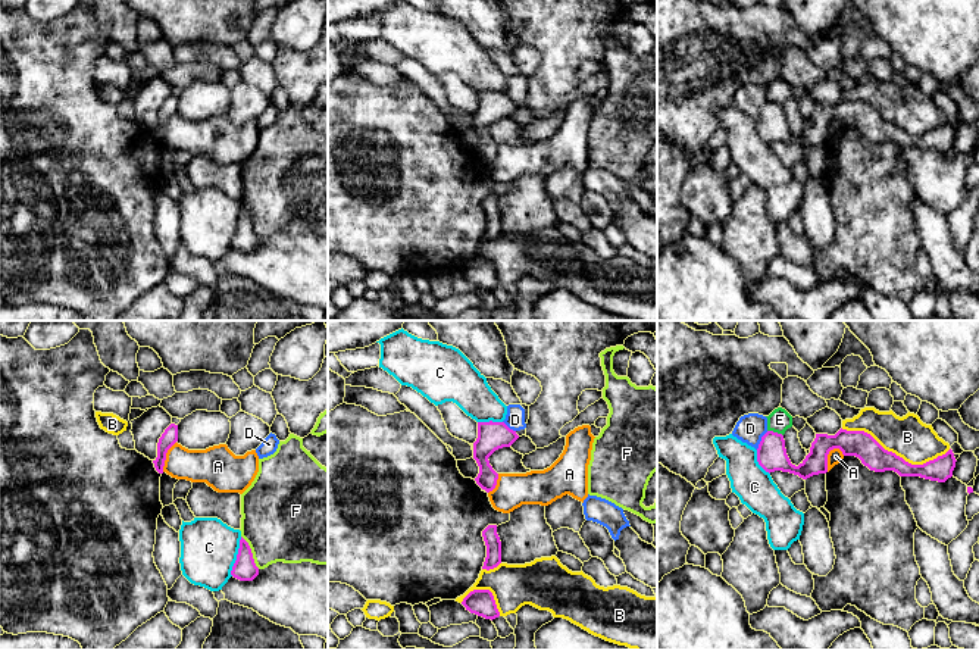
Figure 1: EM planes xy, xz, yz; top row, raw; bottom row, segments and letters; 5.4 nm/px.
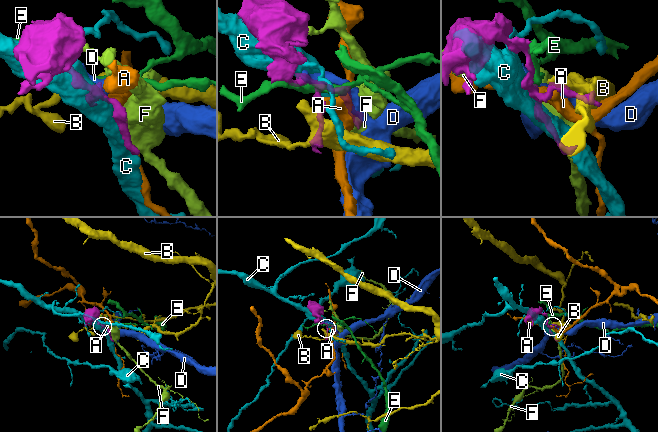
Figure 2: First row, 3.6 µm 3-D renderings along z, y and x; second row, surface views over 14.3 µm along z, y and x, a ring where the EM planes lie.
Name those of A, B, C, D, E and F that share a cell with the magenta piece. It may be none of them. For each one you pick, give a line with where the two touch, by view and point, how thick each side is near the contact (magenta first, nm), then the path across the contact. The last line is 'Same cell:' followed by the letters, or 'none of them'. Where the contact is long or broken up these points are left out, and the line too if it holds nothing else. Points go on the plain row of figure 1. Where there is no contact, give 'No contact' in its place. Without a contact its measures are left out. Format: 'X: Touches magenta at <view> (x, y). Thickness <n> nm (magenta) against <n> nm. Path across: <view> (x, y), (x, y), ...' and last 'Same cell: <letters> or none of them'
Same cell: none of them

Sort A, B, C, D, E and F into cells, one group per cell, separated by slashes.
A / B / C / D / E / F

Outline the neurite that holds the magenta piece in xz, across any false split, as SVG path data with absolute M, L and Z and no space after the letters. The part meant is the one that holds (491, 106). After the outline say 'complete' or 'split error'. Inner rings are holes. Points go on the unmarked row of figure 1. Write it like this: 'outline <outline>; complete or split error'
outline M478 93L478 109L473 113L473 129L479 137L476 154L487 163L497 156L498 144L490 135L488 128L498 119L510 118L519 106L504 93Z; complete

